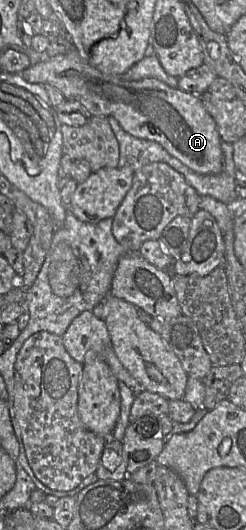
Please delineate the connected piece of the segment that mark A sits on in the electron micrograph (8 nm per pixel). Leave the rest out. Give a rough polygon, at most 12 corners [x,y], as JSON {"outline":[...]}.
{"outline":[[74,46],[25,69],[91,116],[159,143],[198,174],[223,169],[198,95],[131,81]]}

